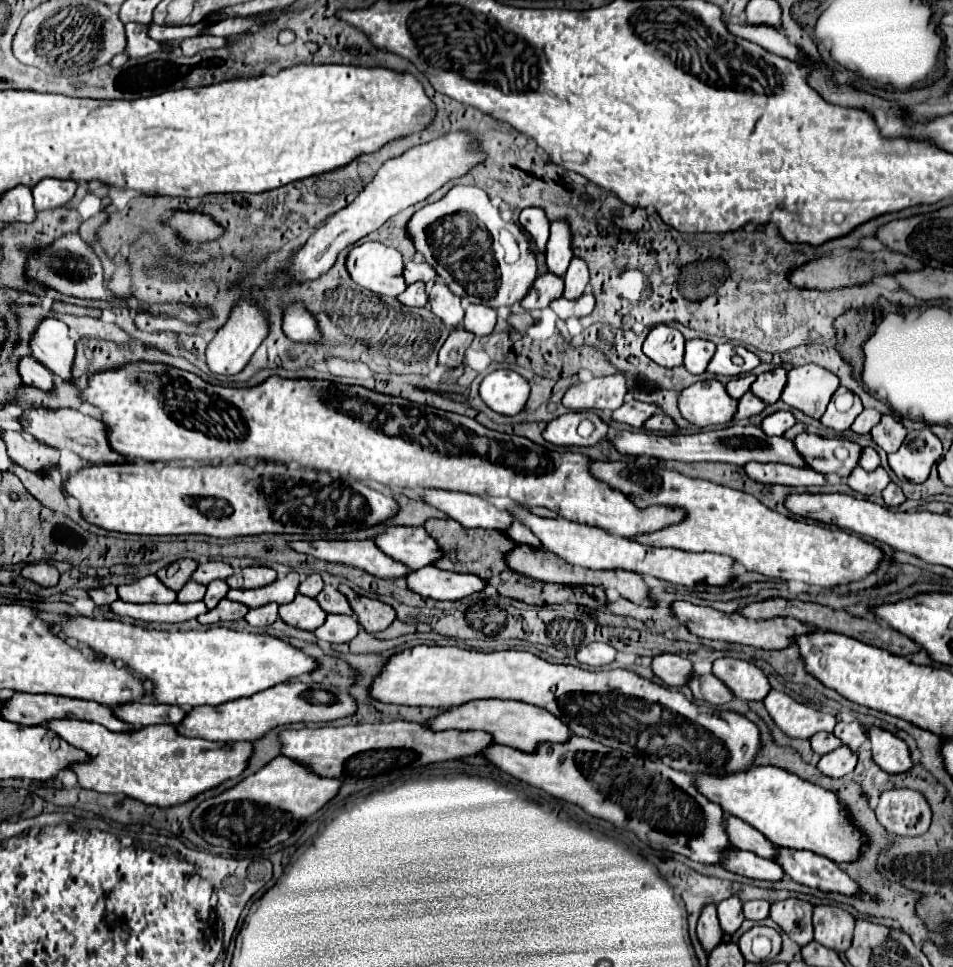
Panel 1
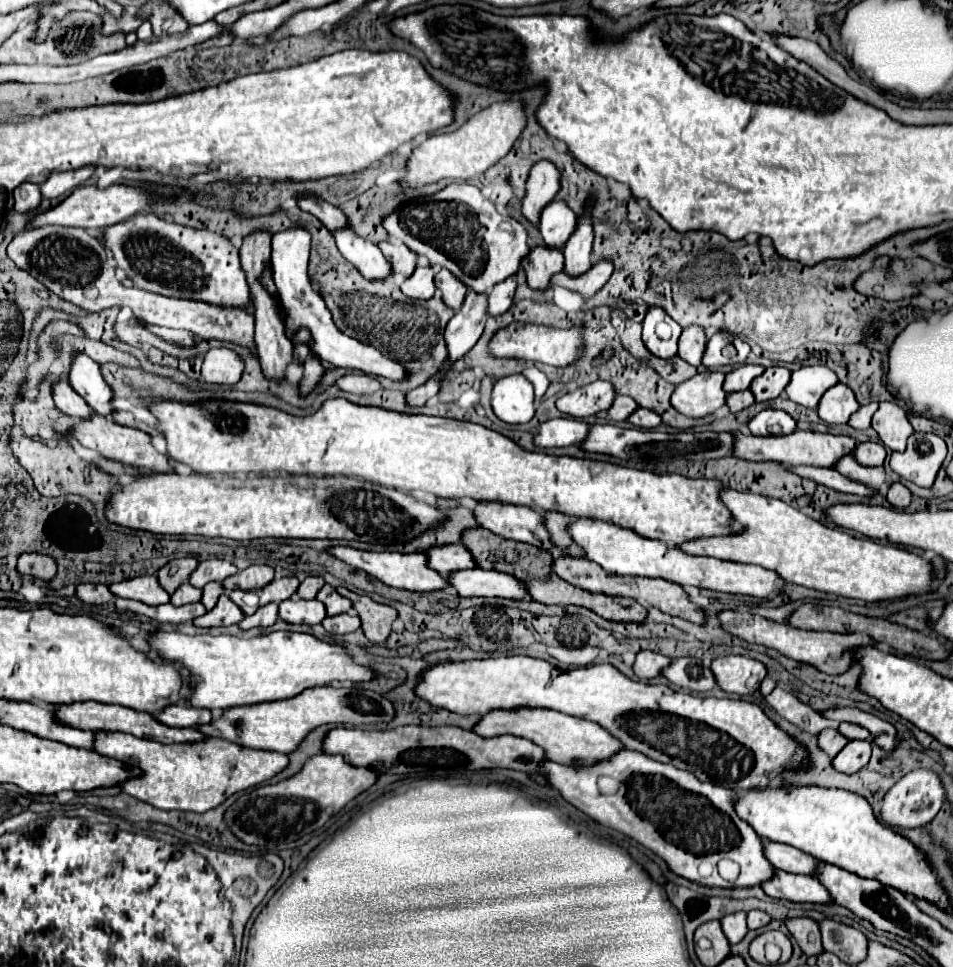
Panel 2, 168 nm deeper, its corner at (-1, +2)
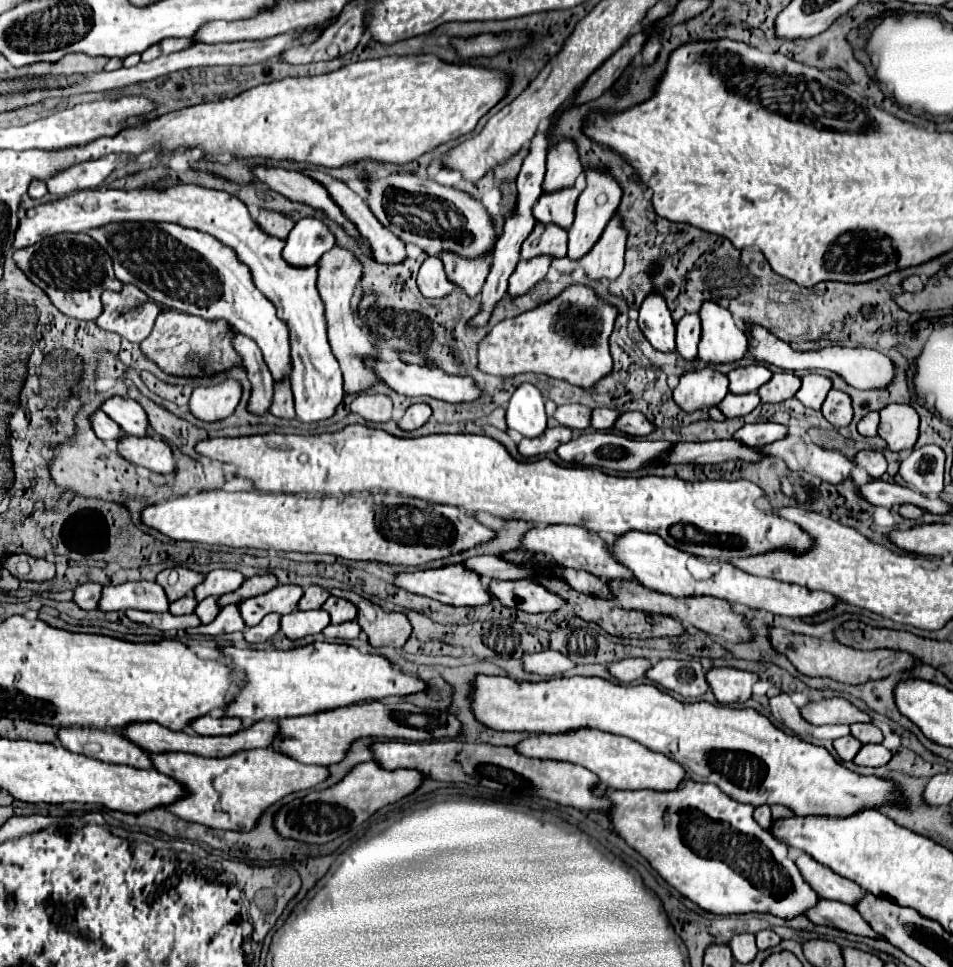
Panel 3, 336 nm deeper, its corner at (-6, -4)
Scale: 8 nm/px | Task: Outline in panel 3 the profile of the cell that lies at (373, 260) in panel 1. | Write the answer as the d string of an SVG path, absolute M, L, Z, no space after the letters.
M255 165L255 167L251 167L251 173L253 173L255 179L259 179L261 183L269 185L269 189L273 189L273 191L289 197L291 201L301 201L301 203L307 203L307 205L311 205L311 207L323 209L323 211L329 215L329 219L341 223L341 225L345 227L345 231L347 231L349 235L357 237L357 239L363 243L365 251L371 253L369 247L367 247L367 241L363 241L361 235L355 231L355 225L349 223L349 221L341 215L339 207L333 203L333 199L327 195L327 191L325 191L317 181L313 181L311 177L301 175L301 173L287 173L285 169L269 167L269 165Z

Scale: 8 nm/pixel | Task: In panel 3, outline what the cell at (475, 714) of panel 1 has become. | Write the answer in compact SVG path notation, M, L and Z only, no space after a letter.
M575 731L575 735L531 735L529 739L521 741L517 745L517 751L525 757L535 759L553 759L553 761L569 761L575 765L581 765L599 779L603 779L605 787L611 789L653 789L653 791L675 791L679 789L679 783L687 779L685 769L671 761L669 757L651 751L627 737L617 737L611 733L601 731Z

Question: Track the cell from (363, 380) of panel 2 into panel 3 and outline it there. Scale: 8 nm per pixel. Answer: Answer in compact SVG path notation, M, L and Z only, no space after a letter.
M357 395L351 403L351 411L359 413L365 421L387 423L393 417L393 403L387 395Z

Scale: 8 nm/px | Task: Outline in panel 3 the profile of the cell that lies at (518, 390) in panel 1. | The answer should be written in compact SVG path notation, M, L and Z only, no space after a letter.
M529 383L517 387L507 407L507 425L523 437L541 437L545 433L547 413L537 387Z

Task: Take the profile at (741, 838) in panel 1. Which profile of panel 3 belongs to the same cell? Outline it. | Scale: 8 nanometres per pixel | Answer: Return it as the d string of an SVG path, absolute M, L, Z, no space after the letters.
M807 853L797 859L797 867L803 871L803 877L807 879L807 883L811 883L821 899L857 905L867 895L867 891L863 891L857 883L833 873Z

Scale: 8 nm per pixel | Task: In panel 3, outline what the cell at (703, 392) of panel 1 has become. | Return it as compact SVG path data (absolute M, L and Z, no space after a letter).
M705 367L687 371L679 377L679 385L673 389L675 403L685 411L701 409L703 405L719 405L729 393L727 375Z

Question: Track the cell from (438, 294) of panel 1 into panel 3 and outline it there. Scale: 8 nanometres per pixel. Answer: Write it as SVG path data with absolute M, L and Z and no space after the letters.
M443 251L441 261L445 265L447 277L455 285L459 285L467 295L475 297L481 293L481 287L491 271L493 255L485 253L485 255L475 257L475 259L465 259L465 257L459 257L451 251Z

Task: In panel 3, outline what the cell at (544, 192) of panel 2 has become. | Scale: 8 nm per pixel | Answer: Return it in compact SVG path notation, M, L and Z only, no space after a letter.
M559 139L547 155L547 175L543 189L555 191L555 187L571 187L581 171L583 165L577 153L577 143L573 139Z

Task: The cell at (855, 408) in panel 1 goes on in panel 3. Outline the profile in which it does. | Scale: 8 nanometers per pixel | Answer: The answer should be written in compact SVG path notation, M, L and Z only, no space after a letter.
M831 389L827 399L823 401L823 407L821 407L825 419L829 423L833 423L835 427L843 427L843 425L849 425L851 419L853 419L853 407L851 407L851 399L847 393L841 393L837 389Z

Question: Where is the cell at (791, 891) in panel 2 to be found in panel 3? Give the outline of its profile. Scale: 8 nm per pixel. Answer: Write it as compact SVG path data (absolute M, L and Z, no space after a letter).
M819 899L819 903L815 905L815 911L807 911L807 917L815 925L835 927L839 931L853 933L853 935L861 935L861 937L883 939L881 935L877 935L871 929L871 925L861 917L861 913L855 907L847 907L845 903L835 903L835 901Z

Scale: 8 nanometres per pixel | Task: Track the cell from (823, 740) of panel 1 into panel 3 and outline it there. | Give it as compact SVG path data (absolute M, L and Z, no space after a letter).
M847 735L847 737L841 737L837 741L833 741L833 747L837 751L837 755L843 759L843 761L853 761L853 757L859 753L859 749L863 747L853 735Z

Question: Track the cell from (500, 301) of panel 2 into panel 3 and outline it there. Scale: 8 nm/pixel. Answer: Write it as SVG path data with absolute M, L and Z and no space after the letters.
M537 255L533 259L521 259L509 279L507 293L509 295L523 295L527 289L531 289L537 281L541 281L547 275L551 261L553 261L551 255Z

